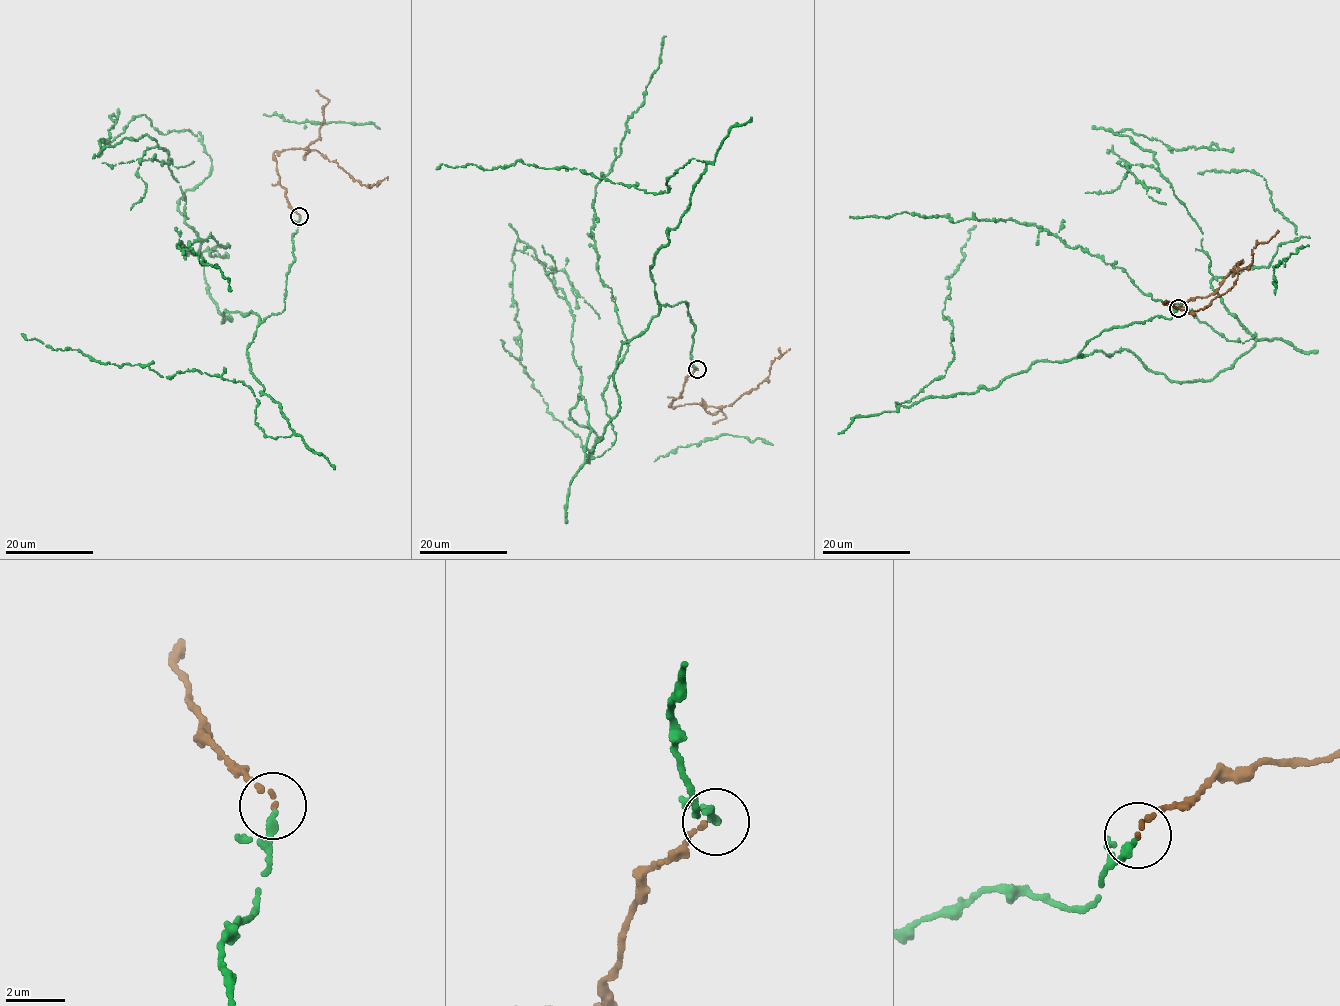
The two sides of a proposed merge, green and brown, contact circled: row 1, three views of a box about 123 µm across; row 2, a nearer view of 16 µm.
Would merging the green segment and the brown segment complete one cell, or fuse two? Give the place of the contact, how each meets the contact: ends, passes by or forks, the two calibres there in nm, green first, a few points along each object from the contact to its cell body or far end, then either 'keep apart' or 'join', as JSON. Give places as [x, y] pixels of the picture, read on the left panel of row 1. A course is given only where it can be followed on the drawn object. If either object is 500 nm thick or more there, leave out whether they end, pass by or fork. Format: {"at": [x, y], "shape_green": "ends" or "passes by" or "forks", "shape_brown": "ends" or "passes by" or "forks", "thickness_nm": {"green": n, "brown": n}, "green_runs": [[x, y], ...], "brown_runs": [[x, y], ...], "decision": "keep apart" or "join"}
{"at": [299, 216], "shape_green": "ends", "shape_brown": "ends", "thickness_nm": {"green": 260, "brown": 140}, "green_runs": [[300, 217], [285, 308], [261, 323], [222, 322], [208, 290], [200, 254], [229, 245], [177, 243], [232, 290]], "brown_runs": [[299, 216], [289, 206], [286, 190], [280, 183], [275, 151], [315, 149], [369, 187], [384, 178], [387, 180]], "decision": "join"}

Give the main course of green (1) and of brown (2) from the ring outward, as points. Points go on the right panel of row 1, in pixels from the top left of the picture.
1: (1177, 308), (1077, 356), (1127, 350), (1192, 382), (1253, 346), (1031, 223), (849, 217)
2: (1178, 308), (1190, 299), (1212, 294), (1242, 260), (1230, 289), (1208, 305), (1190, 313), (1167, 301), (1165, 303)

